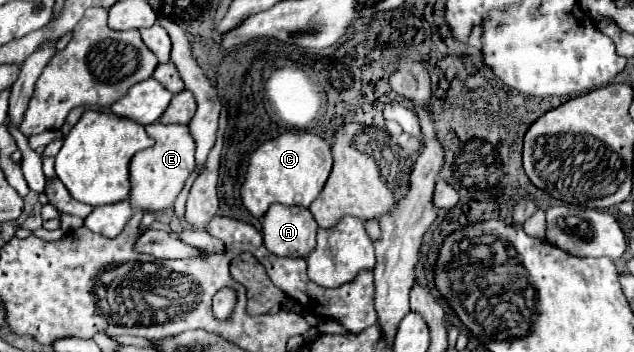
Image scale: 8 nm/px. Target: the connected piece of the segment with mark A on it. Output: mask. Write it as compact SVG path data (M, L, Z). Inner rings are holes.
M273 203L261 221L265 247L281 257L305 257L315 247L317 223L307 207Z

